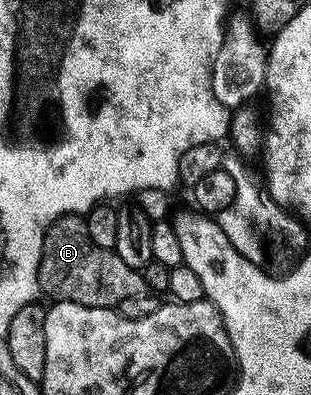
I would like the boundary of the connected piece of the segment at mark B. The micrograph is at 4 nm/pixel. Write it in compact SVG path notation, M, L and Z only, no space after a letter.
M76 214L56 218L46 230L37 284L40 293L44 297L46 294L53 302L74 302L91 308L117 308L123 300L127 300L127 296L139 296L147 290L144 273L123 264L114 251L94 244L91 236L87 236L84 217Z

